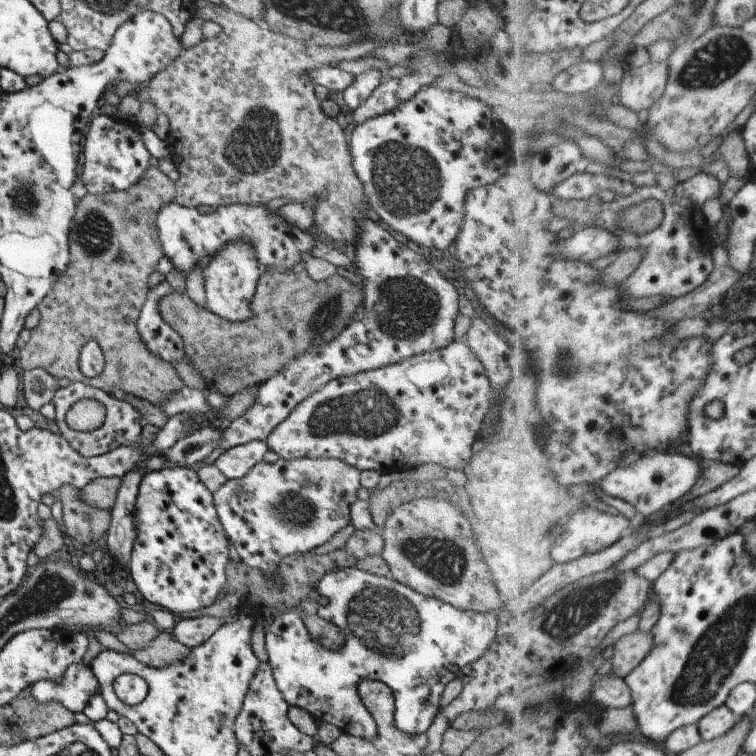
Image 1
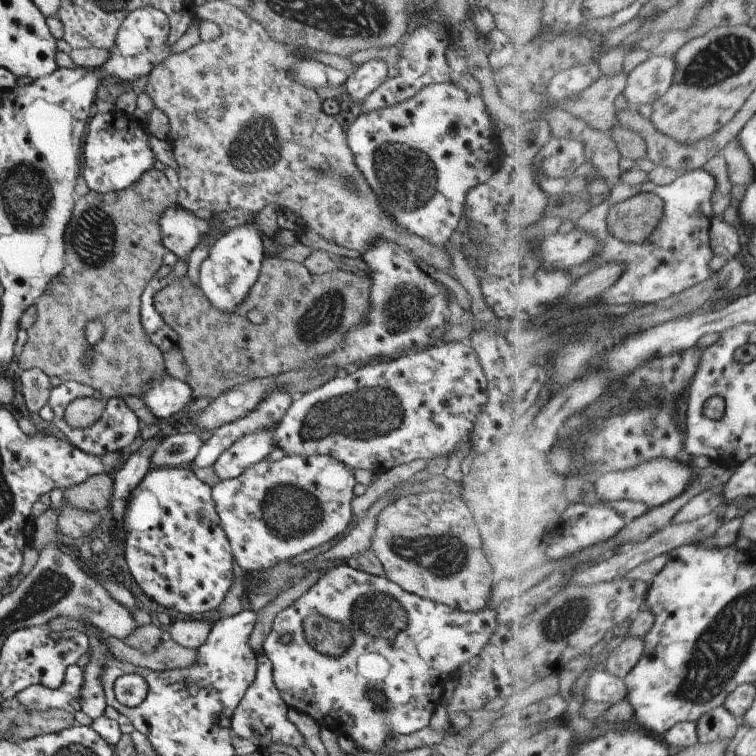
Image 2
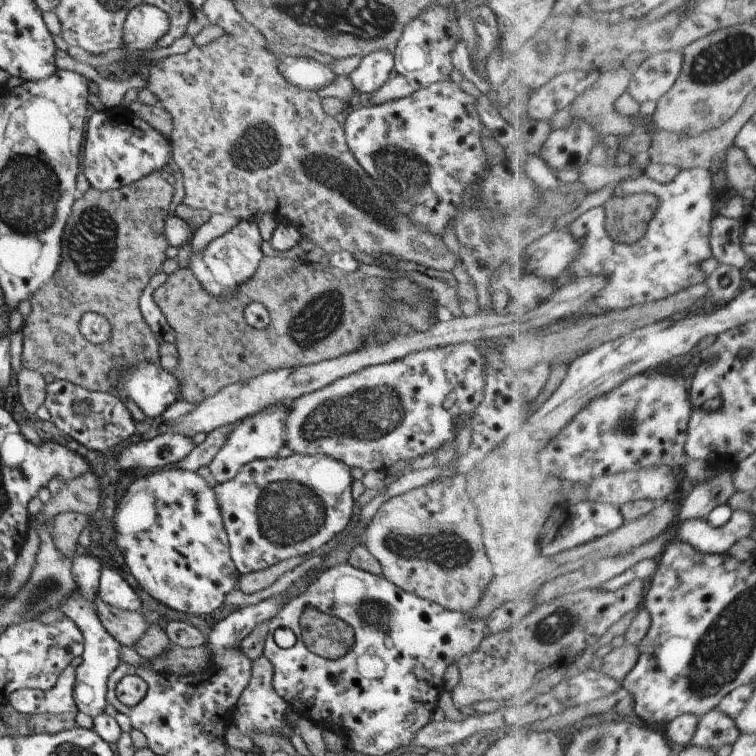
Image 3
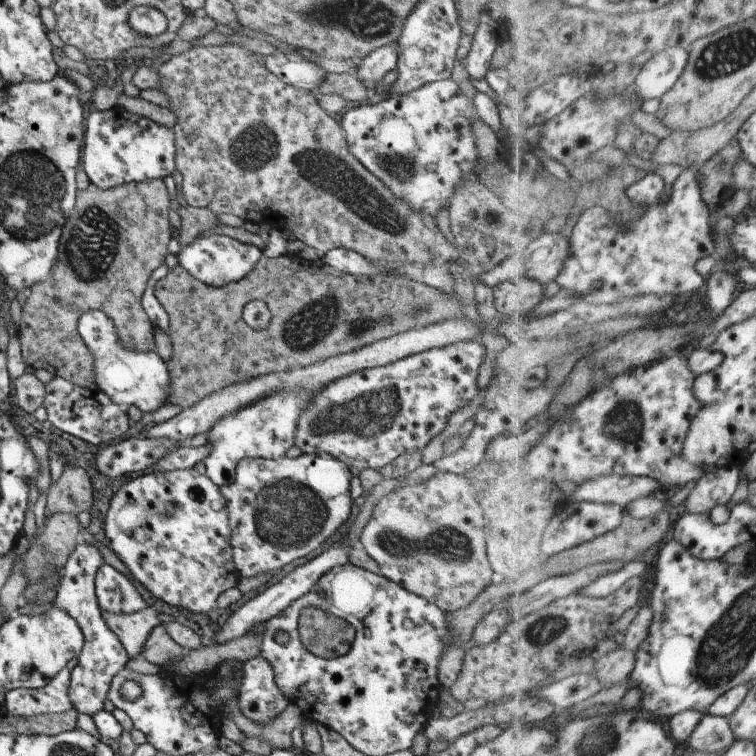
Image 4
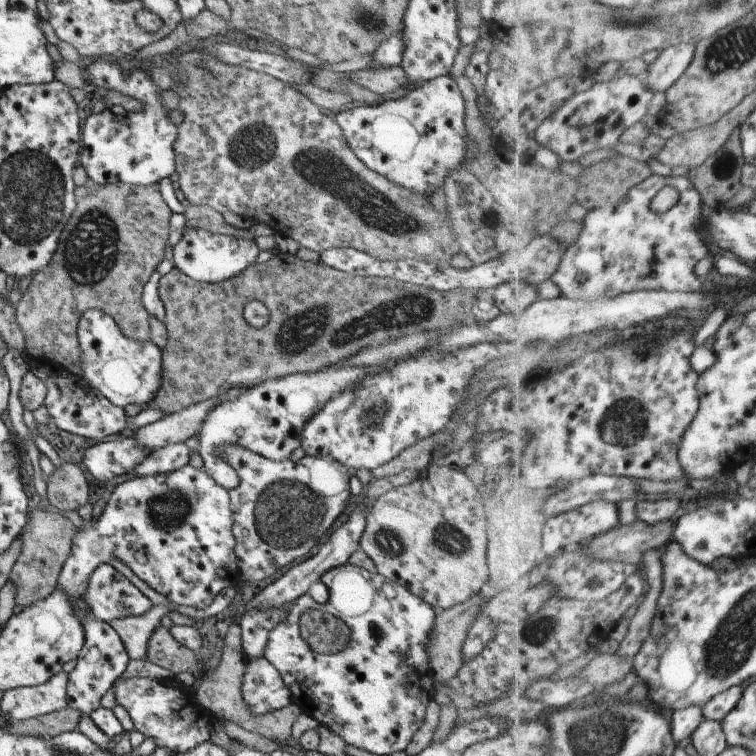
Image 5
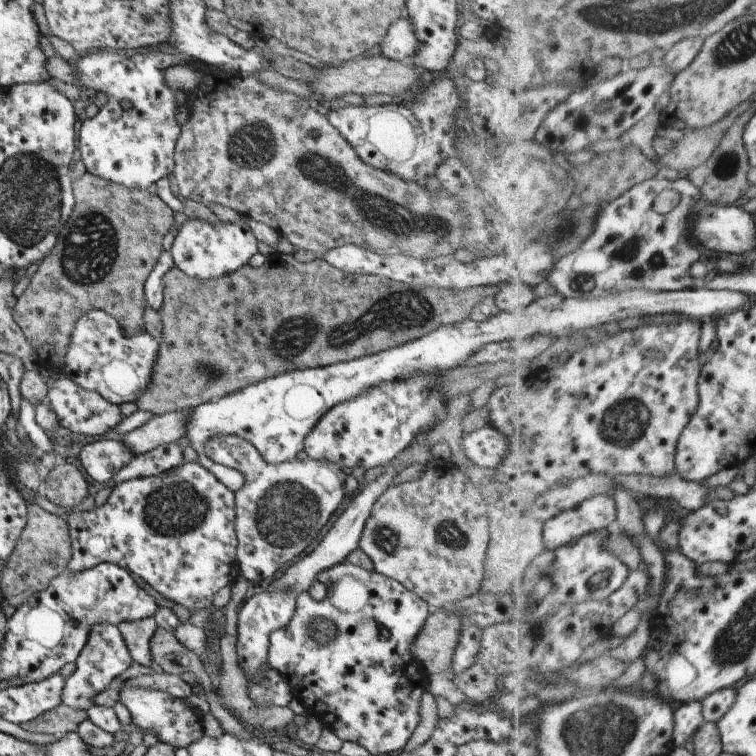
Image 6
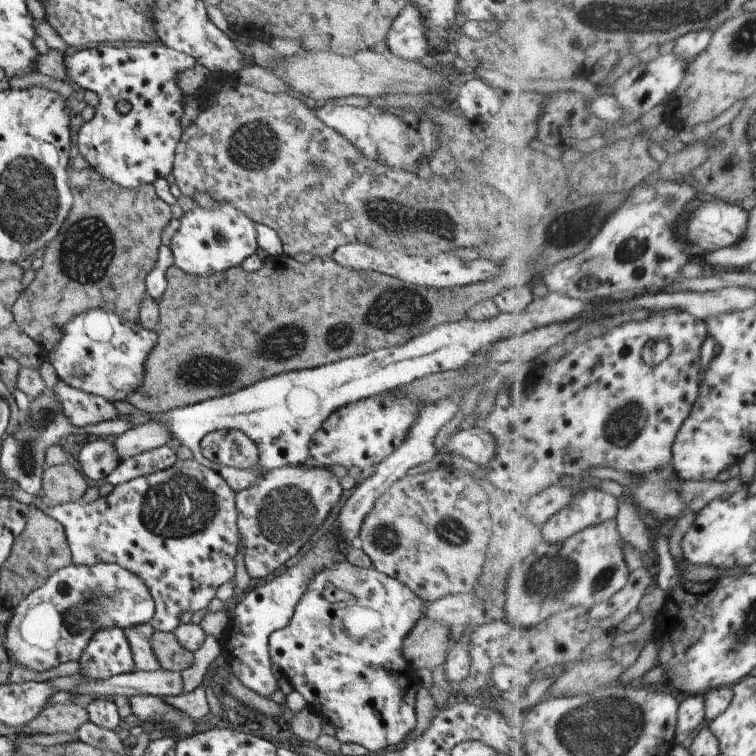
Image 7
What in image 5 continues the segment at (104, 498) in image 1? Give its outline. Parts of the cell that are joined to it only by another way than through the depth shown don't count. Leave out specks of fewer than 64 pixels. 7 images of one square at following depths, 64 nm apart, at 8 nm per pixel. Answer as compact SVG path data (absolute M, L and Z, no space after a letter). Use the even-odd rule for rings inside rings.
M62 463L54 470L46 483L48 502L63 508L63 511L73 511L87 504L87 482L83 471L72 463Z

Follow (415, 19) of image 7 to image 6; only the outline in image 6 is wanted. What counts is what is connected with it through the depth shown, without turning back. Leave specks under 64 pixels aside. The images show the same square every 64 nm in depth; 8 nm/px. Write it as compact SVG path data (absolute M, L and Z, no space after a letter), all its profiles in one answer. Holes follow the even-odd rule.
M404 16L393 22L379 43L379 56L393 62L407 61L417 50L413 28Z

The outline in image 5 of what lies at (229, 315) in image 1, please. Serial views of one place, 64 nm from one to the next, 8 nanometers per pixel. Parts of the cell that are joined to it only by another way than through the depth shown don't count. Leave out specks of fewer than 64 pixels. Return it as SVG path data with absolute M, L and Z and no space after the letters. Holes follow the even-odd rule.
M203 228L185 230L172 249L172 263L189 278L202 283L216 283L229 280L242 273L244 268L256 263L259 253L251 238L213 234Z

